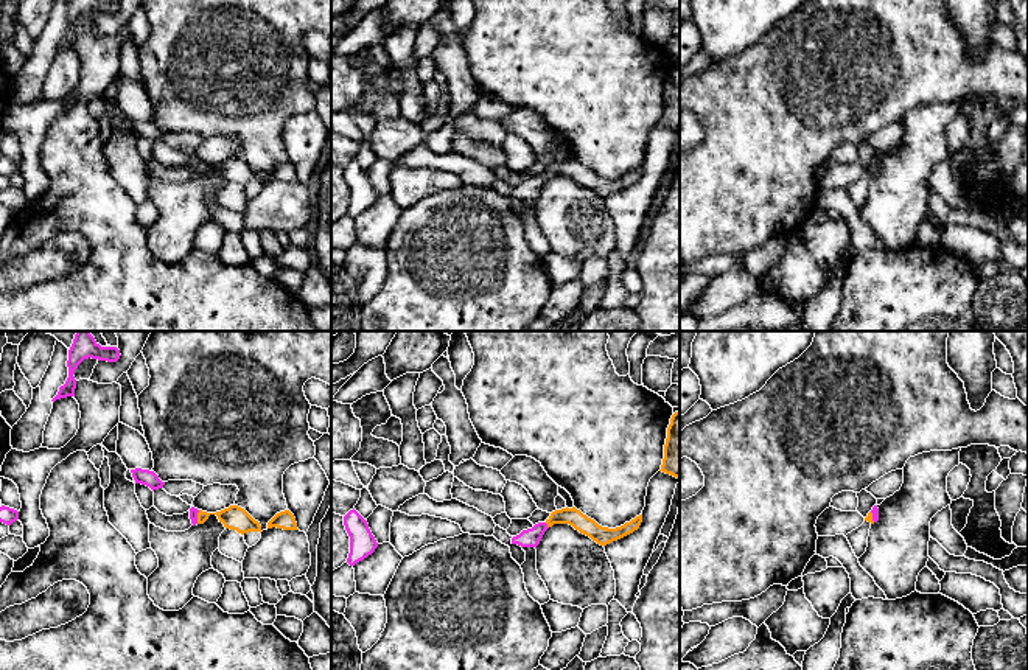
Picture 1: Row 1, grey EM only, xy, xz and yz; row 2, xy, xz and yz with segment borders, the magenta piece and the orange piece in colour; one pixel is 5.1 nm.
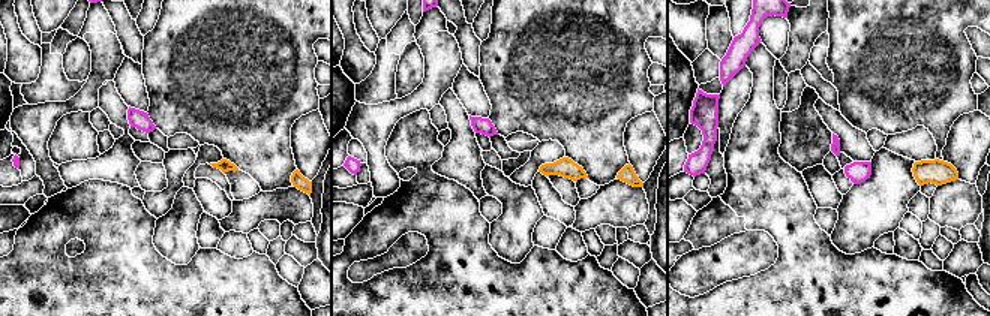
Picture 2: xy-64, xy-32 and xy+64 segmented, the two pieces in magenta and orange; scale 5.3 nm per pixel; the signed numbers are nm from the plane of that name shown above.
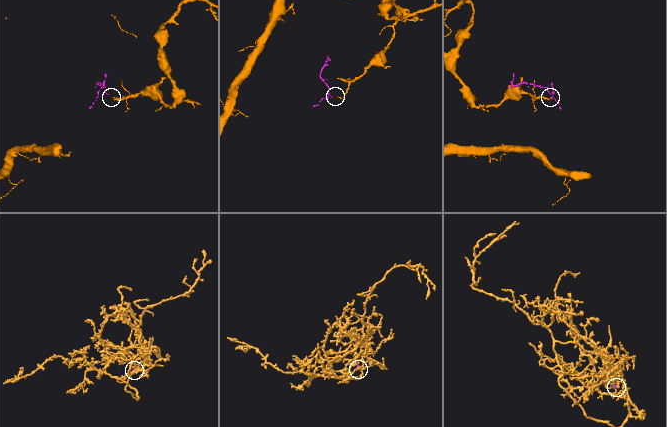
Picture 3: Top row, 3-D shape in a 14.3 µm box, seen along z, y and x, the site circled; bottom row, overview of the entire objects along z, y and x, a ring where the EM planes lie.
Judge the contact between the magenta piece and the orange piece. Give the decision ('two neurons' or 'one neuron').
two neurons

